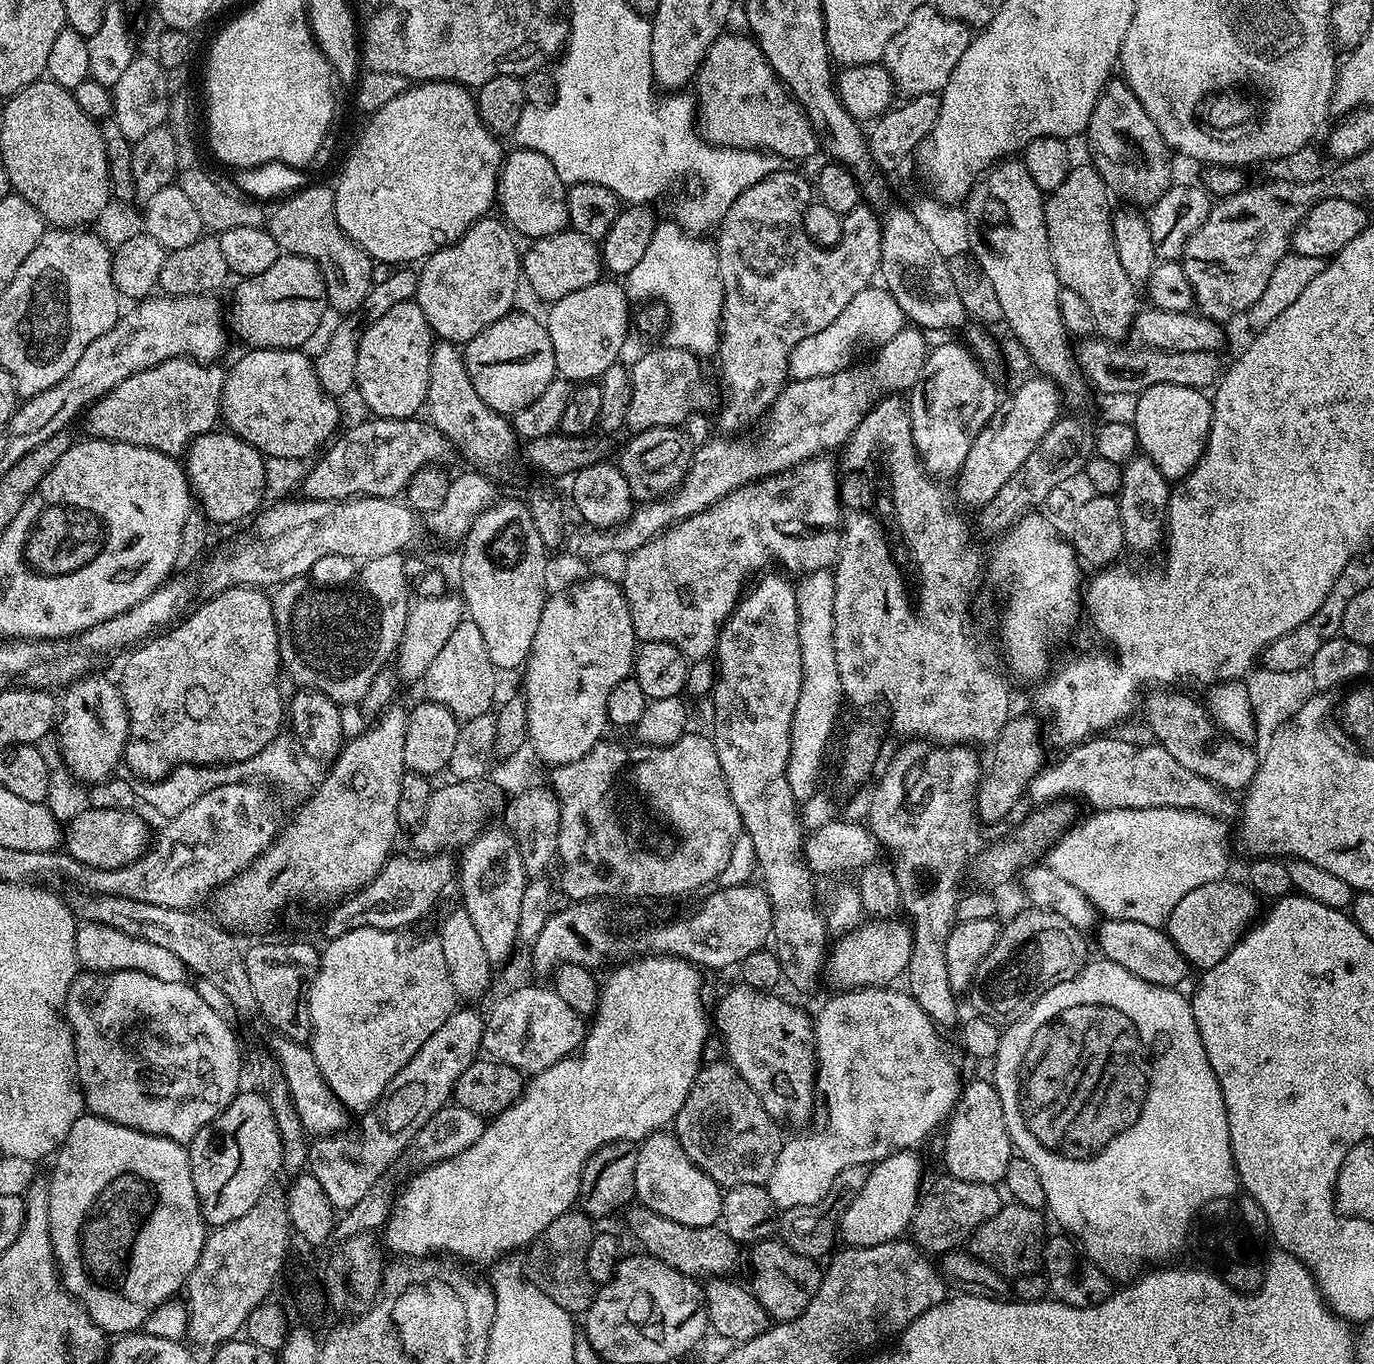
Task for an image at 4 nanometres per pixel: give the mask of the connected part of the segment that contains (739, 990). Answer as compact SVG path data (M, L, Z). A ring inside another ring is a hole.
M743 982L736 985L716 1004L714 1028L724 1035L728 1047L727 1059L742 1074L742 1078L760 1095L762 1106L777 1121L793 1120L804 1124L812 1116L812 1103L817 1103L816 1091L816 1029L811 1015L807 1016L796 1004L779 1000L776 994L765 994L750 988Z

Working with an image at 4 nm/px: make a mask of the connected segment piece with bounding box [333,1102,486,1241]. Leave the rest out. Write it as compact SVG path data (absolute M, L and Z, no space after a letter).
M455 1102L446 1104L442 1110L438 1110L429 1122L426 1122L418 1130L418 1134L404 1149L403 1154L397 1158L396 1163L388 1168L379 1180L374 1182L374 1186L362 1198L362 1202L358 1202L357 1206L352 1207L347 1214L341 1215L337 1219L333 1237L337 1241L342 1241L346 1238L357 1237L358 1234L381 1229L387 1224L392 1212L393 1200L396 1194L396 1186L393 1186L392 1182L398 1179L400 1179L400 1182L405 1181L409 1174L415 1173L423 1167L437 1164L439 1161L453 1157L454 1154L460 1154L462 1150L466 1150L467 1147L478 1142L484 1133L485 1127L485 1119L476 1112L468 1110Z

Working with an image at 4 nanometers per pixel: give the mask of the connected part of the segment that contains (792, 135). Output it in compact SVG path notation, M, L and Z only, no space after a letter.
M751 35L719 36L710 46L698 73L698 131L710 144L725 148L754 148L788 160L804 160L818 152L818 135L783 80L764 59L764 51Z

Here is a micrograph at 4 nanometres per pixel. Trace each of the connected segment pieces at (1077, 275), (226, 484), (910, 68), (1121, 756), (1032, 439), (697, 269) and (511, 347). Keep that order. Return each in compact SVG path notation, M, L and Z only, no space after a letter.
M1077 163L1066 174L1066 182L1047 193L1044 217L1048 245L1061 285L1074 294L1082 294L1096 319L1096 332L1106 340L1123 341L1133 327L1138 305L1138 286L1130 282L1126 269L1118 260L1118 250L1112 233L1113 197L1108 183L1091 163Z
M227 430L202 434L189 446L186 475L193 497L209 520L217 525L232 524L235 520L246 519L248 515L251 517L265 503L267 476L264 463L265 457L260 451Z
M925 2L922 6L918 6L918 10L914 10L914 18L910 18L906 27L898 34L894 34L890 46L886 46L884 51L883 63L894 70L895 87L899 91L901 88L905 92L903 94L905 97L921 96L927 92L939 93L947 86L950 74L954 74L954 66L962 62L962 54L966 54L966 46L970 46L973 35L973 29L969 25L961 20L946 18L936 9L935 3Z
M1101 734L1087 740L1081 740L1067 749L1068 752L1057 764L1049 763L1040 769L1026 789L1027 799L1033 800L1033 805L1040 806L1053 798L1075 798L1085 800L1089 809L1103 810L1105 808L1189 808L1215 816L1217 820L1227 821L1228 816L1235 817L1238 808L1232 805L1233 797L1217 784L1211 784L1206 778L1186 770L1175 758L1166 754L1166 750L1155 742L1149 744L1131 744L1128 740L1115 740L1112 734Z
M1039 379L1018 385L1016 393L1009 400L1001 399L990 422L986 422L978 438L974 438L974 446L970 446L970 454L966 454L966 462L954 480L957 488L955 491L964 492L966 503L975 506L989 504L994 494L998 494L998 490L1010 482L1014 470L1018 470L1018 466L1030 458L1030 453L1034 446L1038 446L1038 442L1042 442L1046 430L1050 430L1050 426L1054 426L1054 422L1060 419L1062 393L1059 387L1053 380Z
M675 220L661 221L641 261L625 277L624 285L631 299L657 300L665 308L668 325L662 337L669 347L686 349L697 356L713 355L719 349L725 287L715 241L694 235Z
M519 310L507 312L498 322L486 326L482 334L463 345L462 351L464 365L478 396L494 411L503 414L515 414L530 406L558 376L547 327Z

